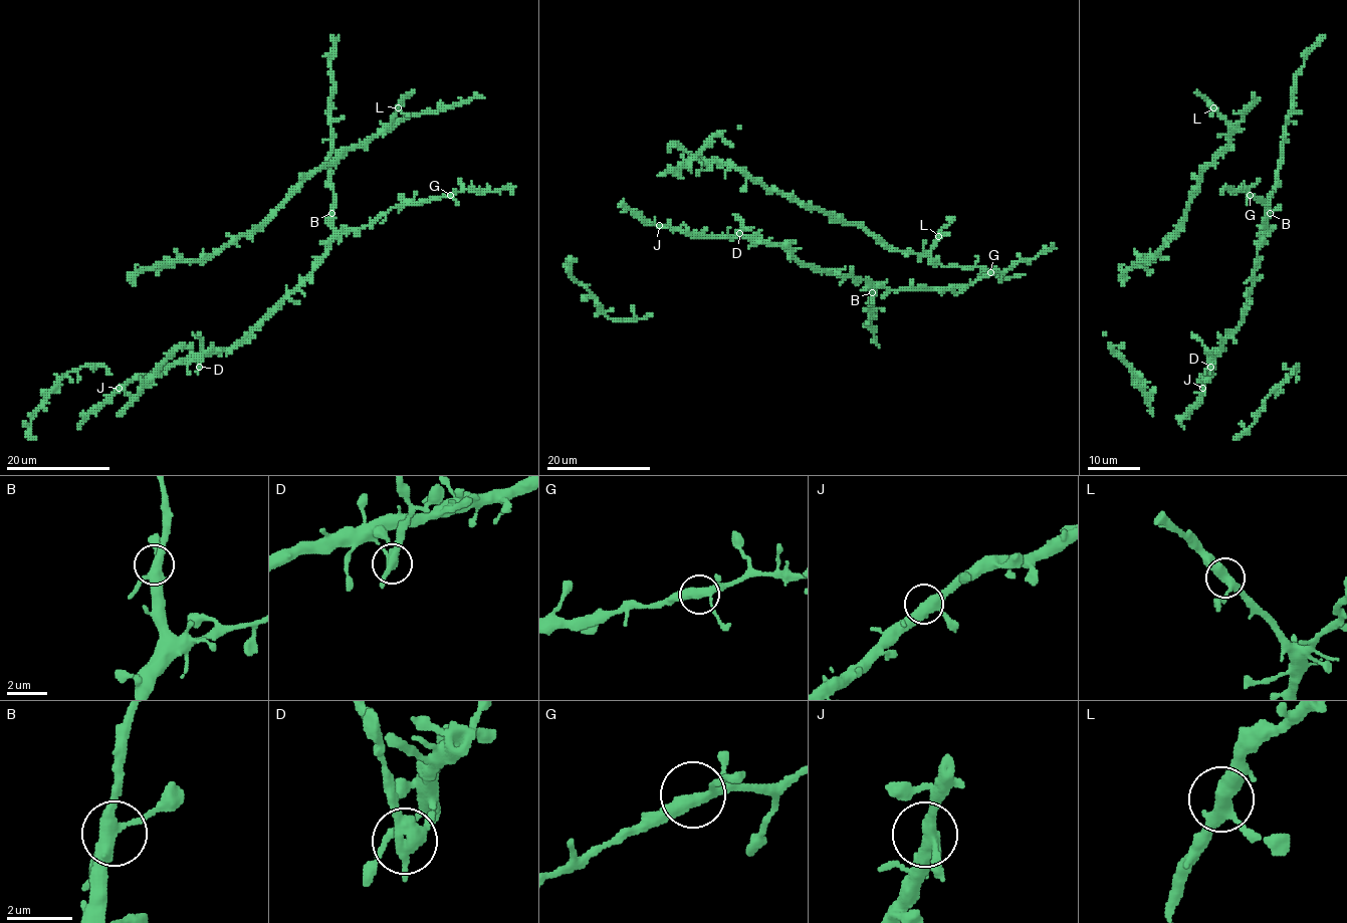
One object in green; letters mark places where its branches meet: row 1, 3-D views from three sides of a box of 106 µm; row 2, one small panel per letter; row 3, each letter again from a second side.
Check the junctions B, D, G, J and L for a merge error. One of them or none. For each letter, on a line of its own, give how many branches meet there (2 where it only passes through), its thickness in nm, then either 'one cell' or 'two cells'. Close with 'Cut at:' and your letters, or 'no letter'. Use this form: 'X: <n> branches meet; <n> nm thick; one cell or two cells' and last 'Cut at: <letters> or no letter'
B: 4 branches meet; 360 nm thick; one cell
D: 3 branches meet; 360 nm thick; two cells
G: 3 branches meet; 320 nm thick; one cell
J: 3 branches meet; 380 nm thick; one cell
L: 3 branches meet; 400 nm thick; one cell
Cut at: D

